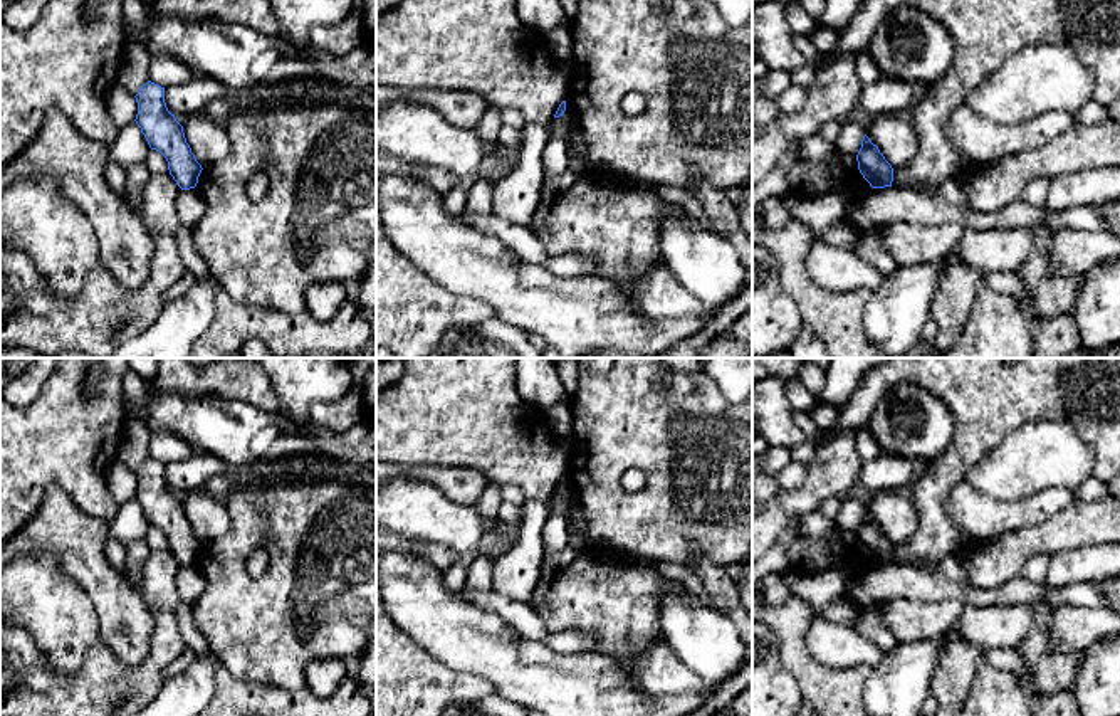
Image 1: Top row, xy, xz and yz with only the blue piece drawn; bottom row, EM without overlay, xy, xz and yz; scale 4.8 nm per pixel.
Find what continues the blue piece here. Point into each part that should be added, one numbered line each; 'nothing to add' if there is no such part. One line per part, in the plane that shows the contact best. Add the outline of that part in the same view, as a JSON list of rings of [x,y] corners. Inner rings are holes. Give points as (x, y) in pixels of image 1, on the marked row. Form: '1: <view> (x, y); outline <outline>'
nothing to add

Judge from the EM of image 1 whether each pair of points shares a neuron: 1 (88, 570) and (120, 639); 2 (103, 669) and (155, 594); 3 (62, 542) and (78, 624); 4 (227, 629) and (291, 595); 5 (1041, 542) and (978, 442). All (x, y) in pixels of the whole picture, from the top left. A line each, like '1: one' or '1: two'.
1: one
2: one
3: two
4: one
5: two

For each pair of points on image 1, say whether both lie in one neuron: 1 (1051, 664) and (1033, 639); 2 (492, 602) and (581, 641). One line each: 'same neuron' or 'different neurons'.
1: same neuron
2: same neuron

